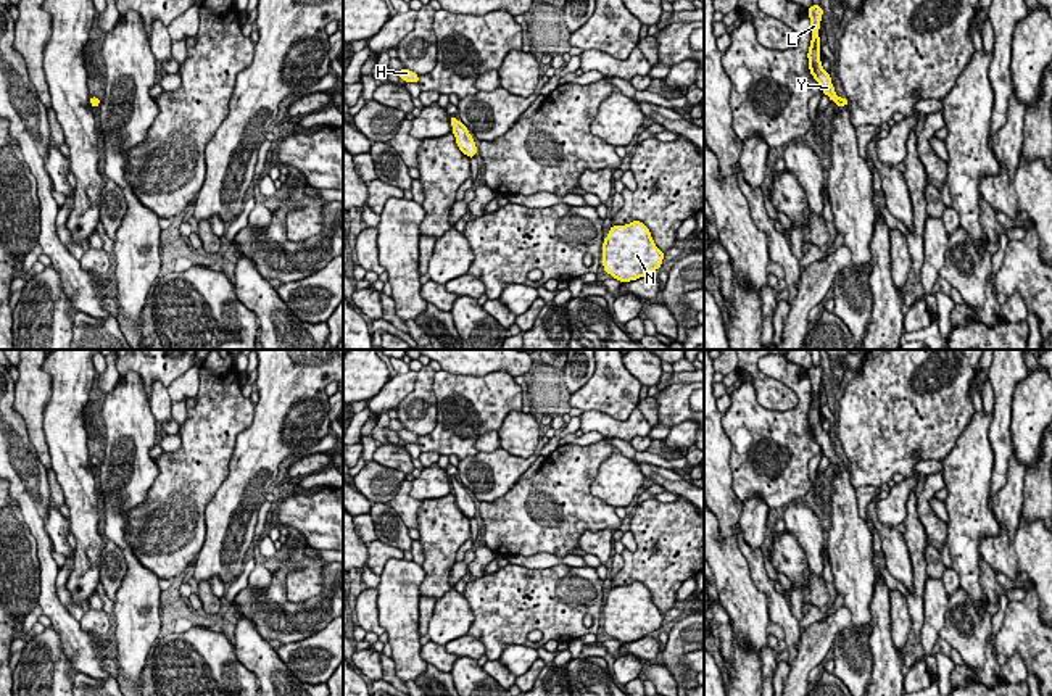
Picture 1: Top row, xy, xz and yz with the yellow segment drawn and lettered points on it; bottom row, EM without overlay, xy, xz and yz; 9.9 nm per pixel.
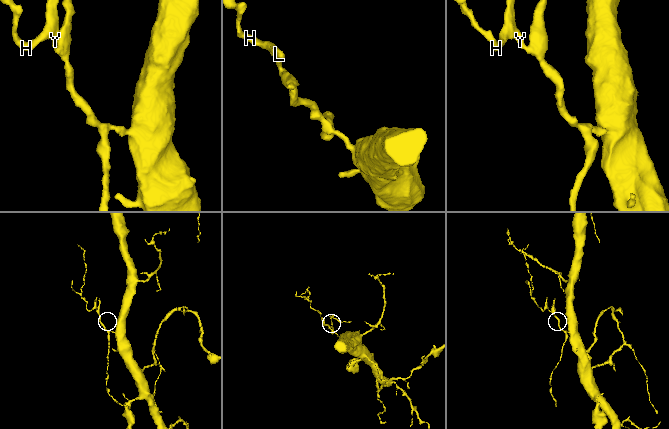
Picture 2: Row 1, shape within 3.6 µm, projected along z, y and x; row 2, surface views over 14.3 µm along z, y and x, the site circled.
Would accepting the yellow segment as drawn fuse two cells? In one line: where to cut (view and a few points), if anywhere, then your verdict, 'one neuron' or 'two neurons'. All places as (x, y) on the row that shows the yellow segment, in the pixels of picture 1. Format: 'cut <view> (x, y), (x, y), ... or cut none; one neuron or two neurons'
cut none; one neuron

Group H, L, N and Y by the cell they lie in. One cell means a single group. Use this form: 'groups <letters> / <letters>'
groups H L N Y

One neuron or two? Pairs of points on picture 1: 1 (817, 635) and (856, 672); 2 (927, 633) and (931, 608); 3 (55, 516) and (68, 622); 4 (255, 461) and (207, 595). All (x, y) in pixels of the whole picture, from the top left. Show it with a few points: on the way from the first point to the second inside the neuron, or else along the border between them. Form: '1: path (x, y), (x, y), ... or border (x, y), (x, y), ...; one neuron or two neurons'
1: border (851, 627), (836, 635), (828, 656); two neurons
2: path (931, 627), (931, 614); one neuron
3: border (47, 513), (45, 532), (53, 550); two neurons
4: border (208, 580), (197, 584); two neurons

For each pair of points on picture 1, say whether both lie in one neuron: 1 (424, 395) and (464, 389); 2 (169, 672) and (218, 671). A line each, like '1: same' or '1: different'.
1: different
2: same

